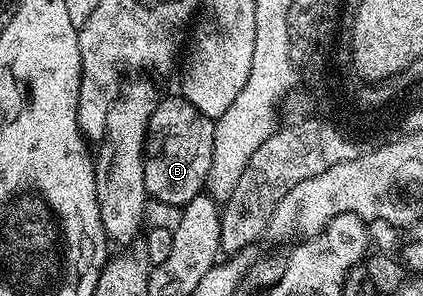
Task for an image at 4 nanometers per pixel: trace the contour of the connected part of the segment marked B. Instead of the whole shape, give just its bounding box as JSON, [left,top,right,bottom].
[143,93,213,209]

